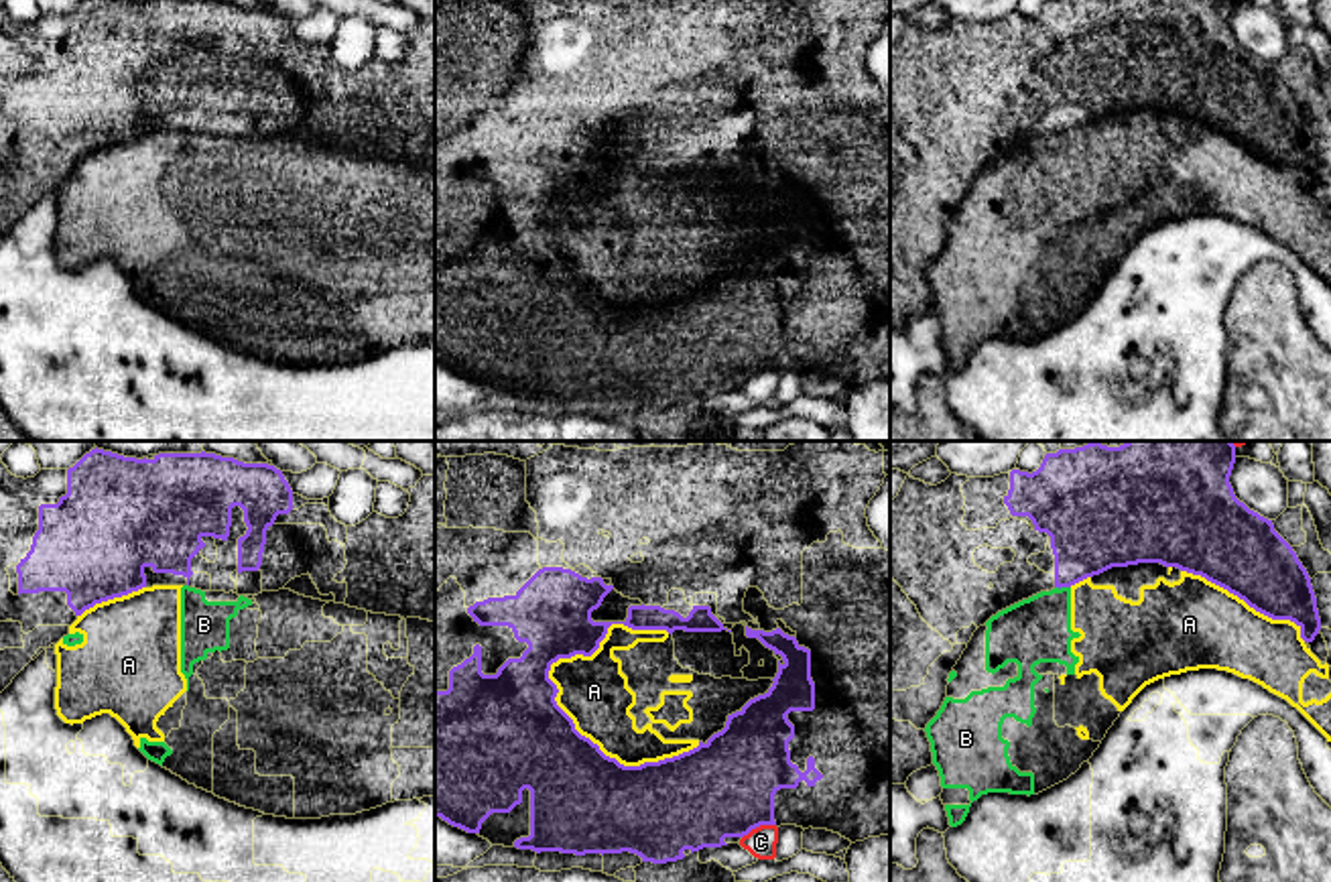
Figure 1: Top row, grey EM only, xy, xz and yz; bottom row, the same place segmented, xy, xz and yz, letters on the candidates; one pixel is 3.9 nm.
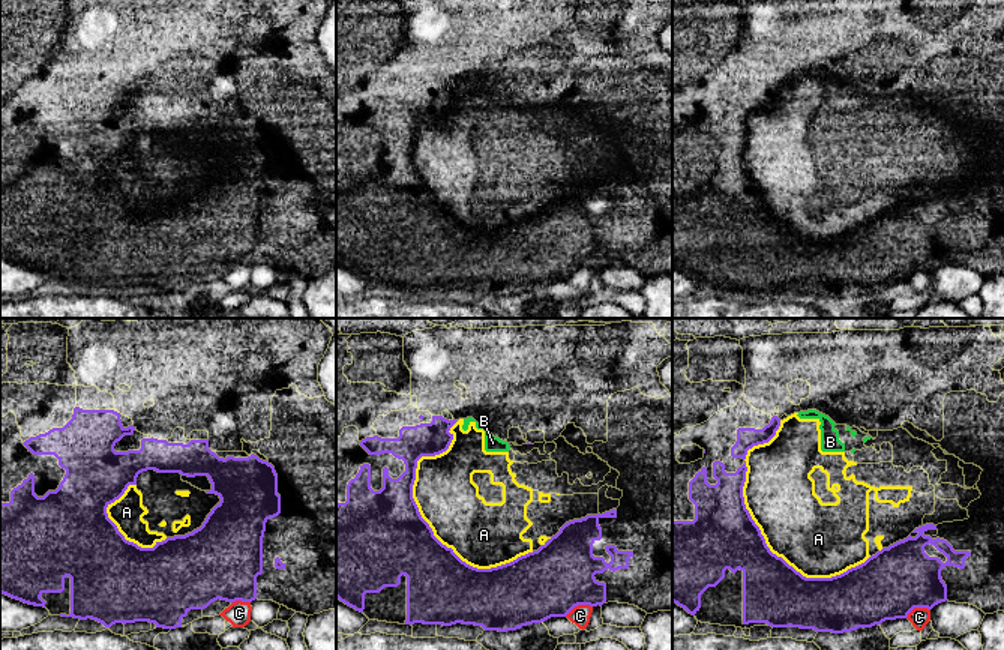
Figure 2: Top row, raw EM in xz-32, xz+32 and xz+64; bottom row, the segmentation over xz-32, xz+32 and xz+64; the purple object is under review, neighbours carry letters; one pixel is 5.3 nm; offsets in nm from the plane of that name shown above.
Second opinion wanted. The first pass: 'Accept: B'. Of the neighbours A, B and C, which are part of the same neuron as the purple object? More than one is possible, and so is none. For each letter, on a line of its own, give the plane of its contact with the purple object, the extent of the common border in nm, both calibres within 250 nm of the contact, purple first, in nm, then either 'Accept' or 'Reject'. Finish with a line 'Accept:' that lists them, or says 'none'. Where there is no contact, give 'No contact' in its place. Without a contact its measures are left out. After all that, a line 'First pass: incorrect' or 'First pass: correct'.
A: Touches purple in xz. Shared border 700 nm. Thickness 420 nm (purple) against 280 nm. Reject
B: Touches purple in yz. Shared border 60 nm. Thickness 320 nm (purple) against 260 nm. Reject
C: Touches purple in xz. Shared border 150 nm. Thickness 380 nm (purple) against 120 nm. Reject
Accept: none
First pass: incorrect

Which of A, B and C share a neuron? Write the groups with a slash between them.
A B / C

